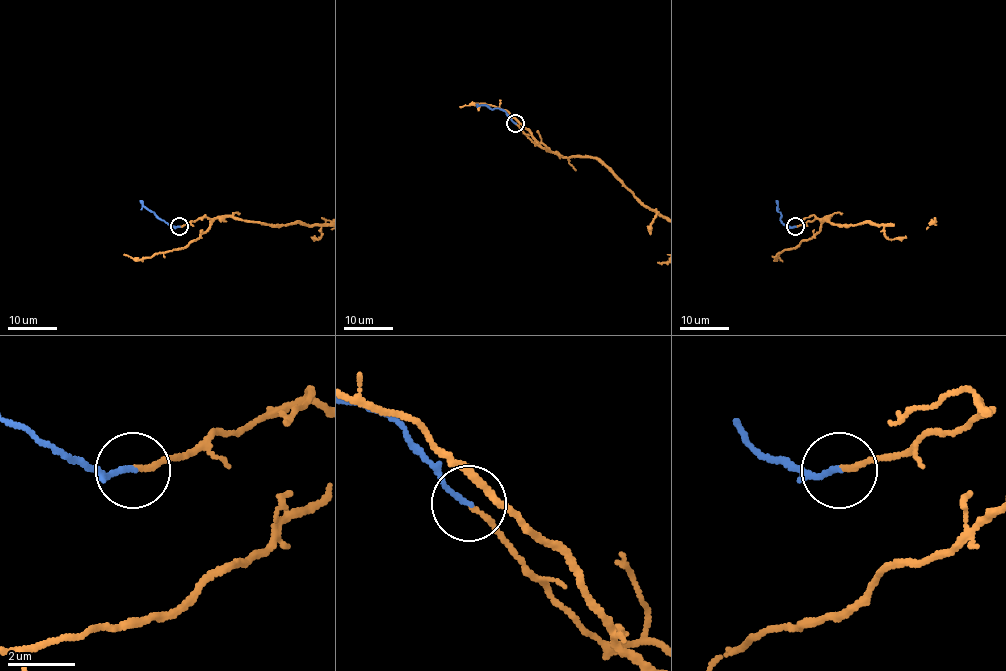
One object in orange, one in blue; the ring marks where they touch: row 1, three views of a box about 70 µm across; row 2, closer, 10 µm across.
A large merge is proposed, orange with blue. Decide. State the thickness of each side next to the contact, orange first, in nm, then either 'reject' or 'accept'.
130 nm thick on the orange side, 140 nm on the other; accept

